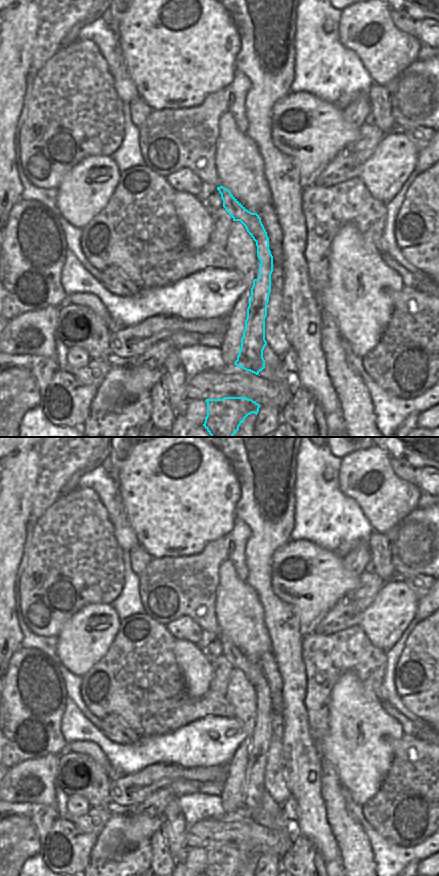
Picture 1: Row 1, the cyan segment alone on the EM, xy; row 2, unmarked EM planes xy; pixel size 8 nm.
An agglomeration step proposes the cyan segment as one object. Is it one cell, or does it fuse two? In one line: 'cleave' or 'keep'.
cleave

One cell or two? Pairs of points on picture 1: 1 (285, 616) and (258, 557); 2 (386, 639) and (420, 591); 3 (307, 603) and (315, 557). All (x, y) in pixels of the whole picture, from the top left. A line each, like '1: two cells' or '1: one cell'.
1: one cell
2: two cells
3: one cell

